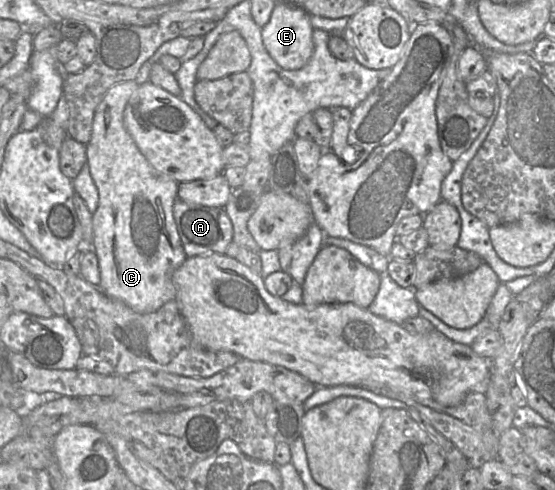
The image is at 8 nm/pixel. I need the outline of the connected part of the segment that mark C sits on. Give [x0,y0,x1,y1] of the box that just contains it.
[86,81,188,313]

